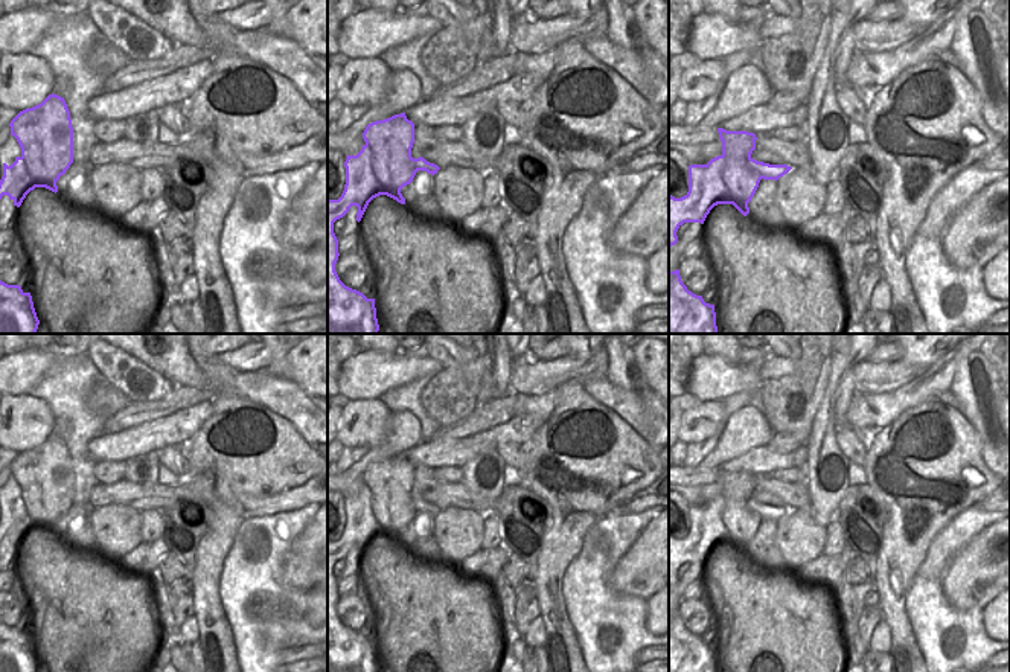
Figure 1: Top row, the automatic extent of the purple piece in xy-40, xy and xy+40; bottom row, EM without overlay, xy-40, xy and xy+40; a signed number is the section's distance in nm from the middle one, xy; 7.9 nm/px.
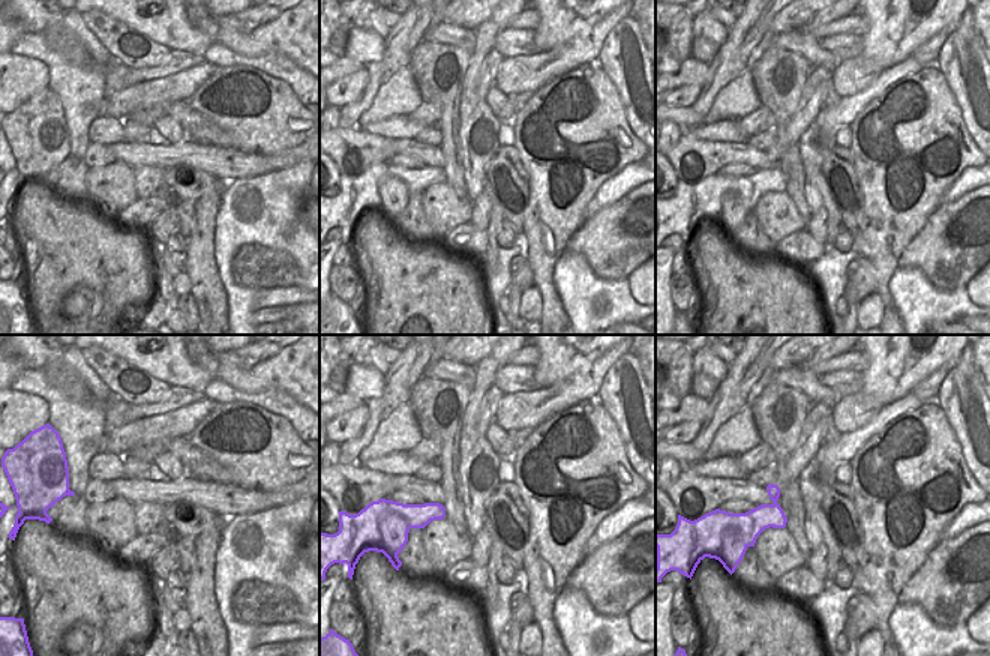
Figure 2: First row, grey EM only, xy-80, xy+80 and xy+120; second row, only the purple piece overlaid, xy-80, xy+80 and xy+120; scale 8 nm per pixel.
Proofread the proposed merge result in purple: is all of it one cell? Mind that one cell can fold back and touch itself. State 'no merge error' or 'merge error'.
merge error

